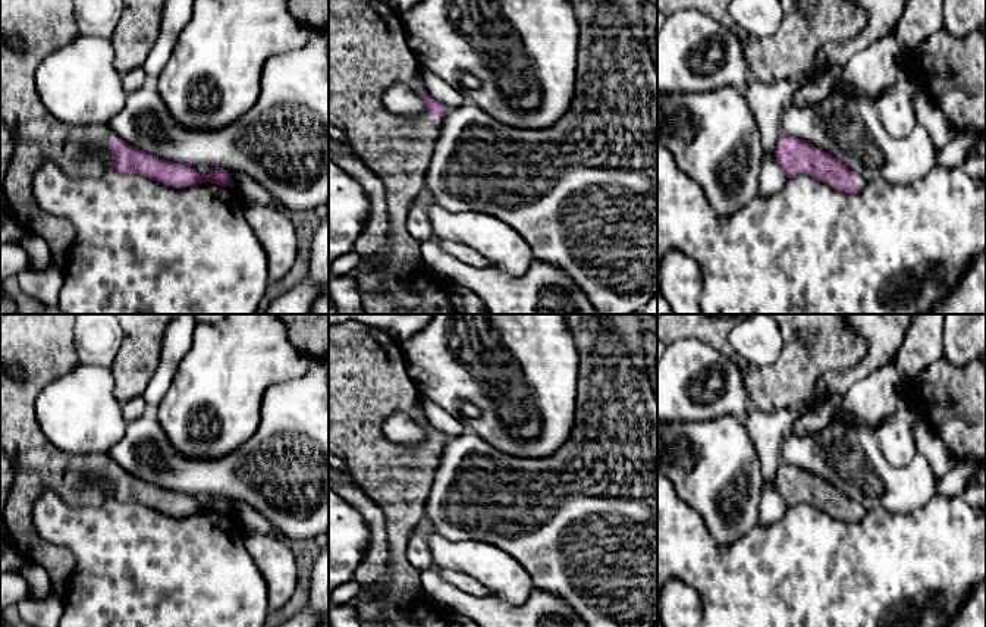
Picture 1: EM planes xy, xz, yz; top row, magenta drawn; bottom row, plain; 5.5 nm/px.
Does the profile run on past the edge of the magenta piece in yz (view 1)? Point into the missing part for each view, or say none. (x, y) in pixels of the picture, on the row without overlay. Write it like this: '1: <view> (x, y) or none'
1: yz (860, 510)

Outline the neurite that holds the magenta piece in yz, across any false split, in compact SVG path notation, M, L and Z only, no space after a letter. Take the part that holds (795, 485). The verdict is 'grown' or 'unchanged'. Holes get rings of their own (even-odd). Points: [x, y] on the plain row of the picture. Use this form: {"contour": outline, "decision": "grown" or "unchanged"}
{"contour": "M784 461L778 465L775 486L786 507L806 502L845 523L858 523L867 512L829 482Z", "decision": "grown"}

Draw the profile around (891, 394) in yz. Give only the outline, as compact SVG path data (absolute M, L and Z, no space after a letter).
M895 364L876 369L844 394L845 411L861 424L832 421L814 435L785 435L781 460L829 482L866 511L908 514L924 507L938 483L927 460L917 452L907 465L889 465L873 429L895 411L901 386Z

